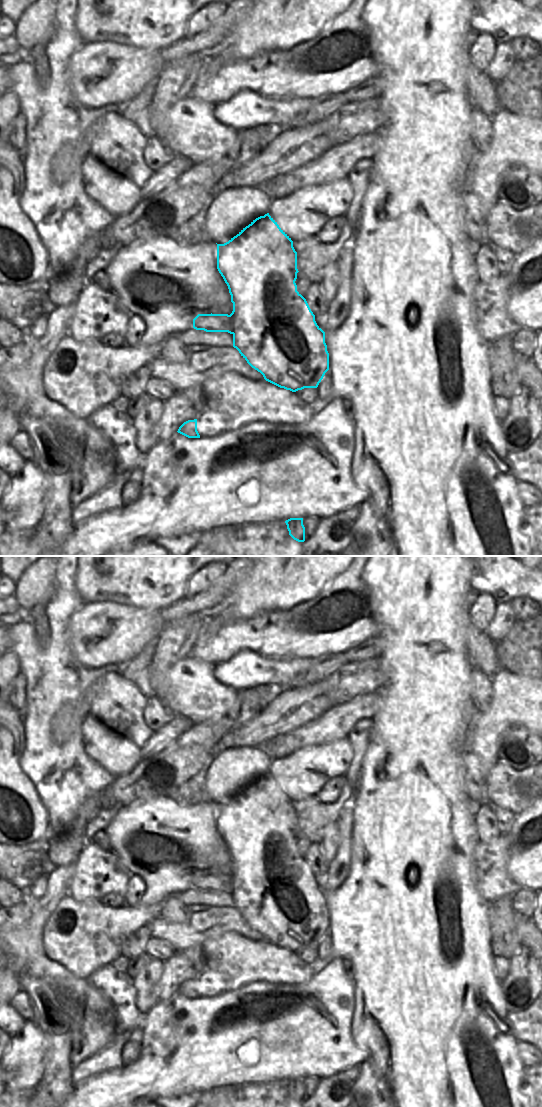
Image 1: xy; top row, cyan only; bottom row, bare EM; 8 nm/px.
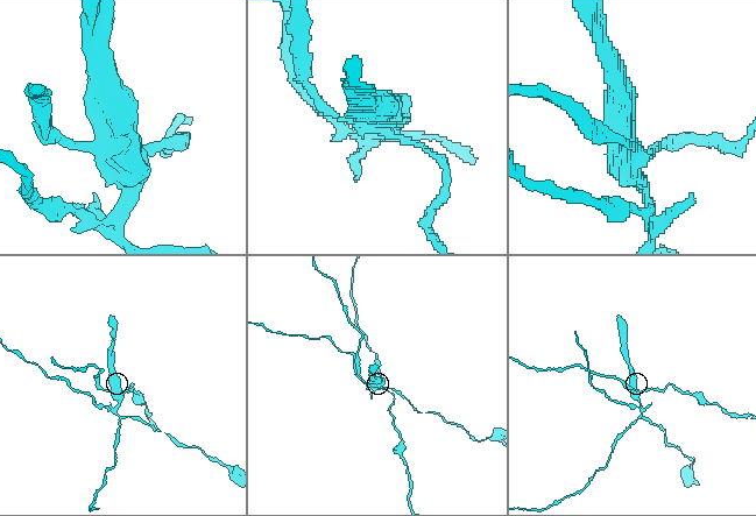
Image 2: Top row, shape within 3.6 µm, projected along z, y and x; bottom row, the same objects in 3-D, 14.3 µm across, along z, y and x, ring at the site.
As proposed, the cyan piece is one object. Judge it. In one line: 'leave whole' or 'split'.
split

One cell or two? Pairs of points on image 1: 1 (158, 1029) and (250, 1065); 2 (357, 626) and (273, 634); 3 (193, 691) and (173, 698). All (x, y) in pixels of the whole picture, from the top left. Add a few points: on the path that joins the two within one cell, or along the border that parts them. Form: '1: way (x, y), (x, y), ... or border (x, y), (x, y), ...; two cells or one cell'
1: way (181, 1036), (187, 1042), (227, 1042); one cell
2: way (336, 633), (320, 634), (317, 636), (294, 634); one cell
3: way (188, 695), (178, 698); one cell

